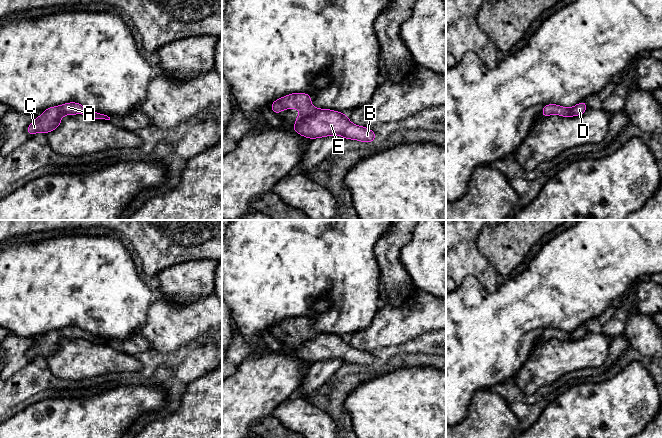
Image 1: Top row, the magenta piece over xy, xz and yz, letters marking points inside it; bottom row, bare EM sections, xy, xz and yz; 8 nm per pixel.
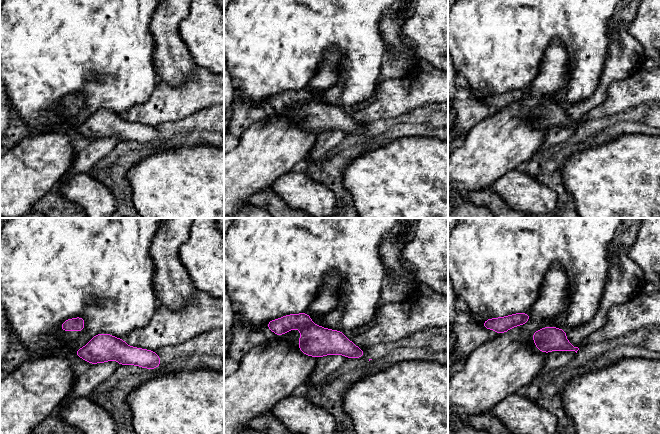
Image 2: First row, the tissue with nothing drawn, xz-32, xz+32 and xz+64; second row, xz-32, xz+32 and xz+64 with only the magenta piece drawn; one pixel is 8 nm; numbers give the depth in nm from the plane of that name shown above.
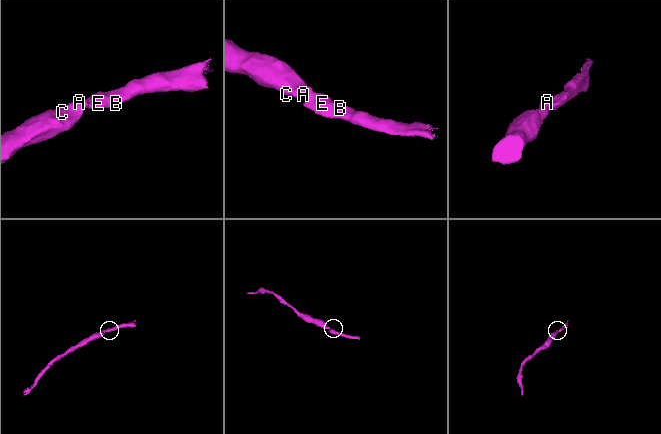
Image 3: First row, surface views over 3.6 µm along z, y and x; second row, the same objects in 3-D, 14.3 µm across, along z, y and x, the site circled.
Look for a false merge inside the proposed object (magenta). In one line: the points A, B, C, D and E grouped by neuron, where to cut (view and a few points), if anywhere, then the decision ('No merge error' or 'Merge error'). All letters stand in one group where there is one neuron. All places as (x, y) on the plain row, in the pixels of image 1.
Groups: A B C D E. No split. No merge error

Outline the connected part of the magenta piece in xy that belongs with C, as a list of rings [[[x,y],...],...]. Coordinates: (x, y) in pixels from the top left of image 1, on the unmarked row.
[[[70,326],[44,334],[43,338],[41,340],[36,340],[35,344],[28,350],[27,357],[31,361],[33,361],[37,356],[47,358],[60,350],[61,342],[64,339],[75,338],[83,338],[95,343],[110,344],[110,341],[107,339],[83,331],[77,326]]]

